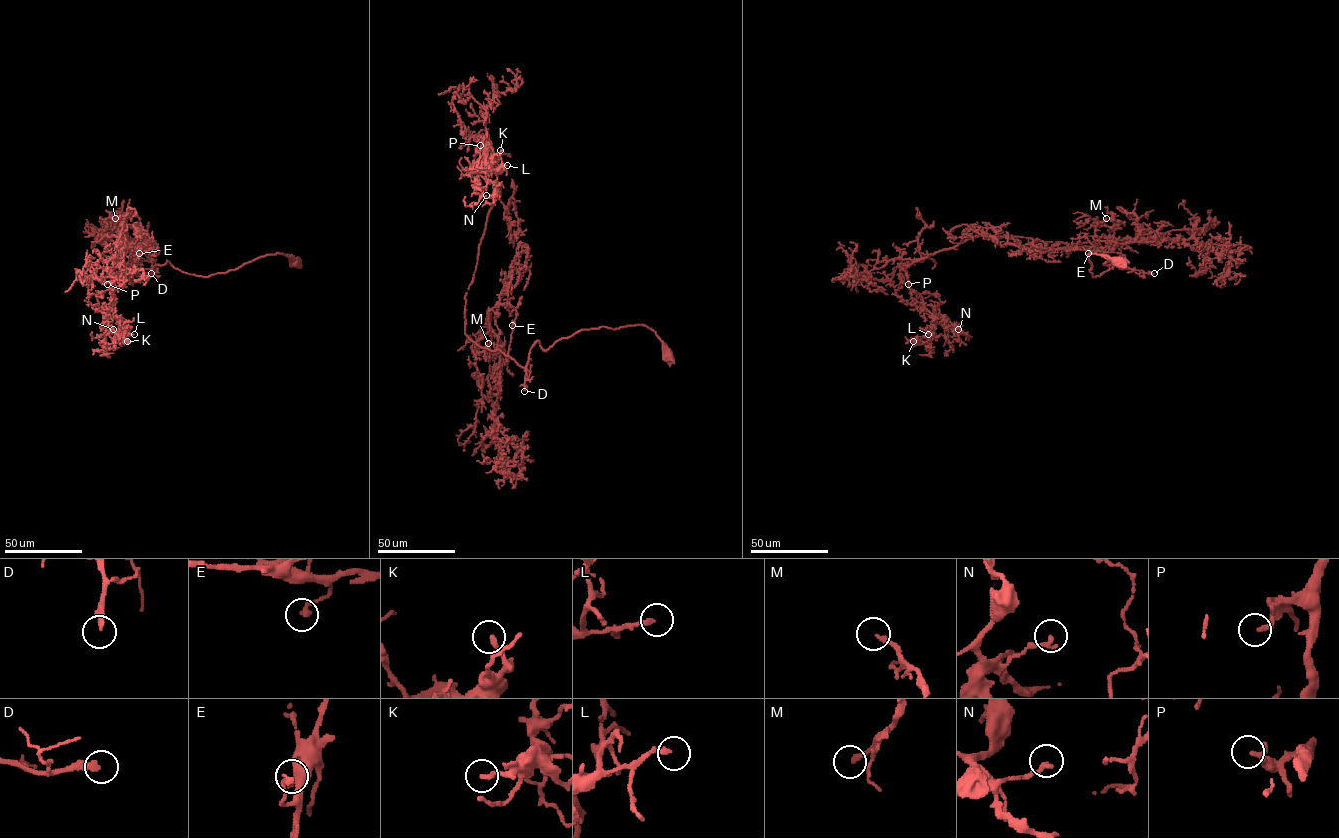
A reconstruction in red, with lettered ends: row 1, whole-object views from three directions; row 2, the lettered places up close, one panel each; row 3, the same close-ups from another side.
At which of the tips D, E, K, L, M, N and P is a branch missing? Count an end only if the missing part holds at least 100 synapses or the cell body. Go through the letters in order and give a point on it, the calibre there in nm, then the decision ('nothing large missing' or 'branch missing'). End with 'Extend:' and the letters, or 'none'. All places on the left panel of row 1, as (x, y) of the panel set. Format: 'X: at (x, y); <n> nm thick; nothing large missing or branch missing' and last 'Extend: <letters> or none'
D: at (151, 273); 280 nm thick; branch missing
E: at (139, 253); 220 nm thick; nothing large missing
K: at (127, 341); 220 nm thick; nothing large missing
L: at (134, 334); 200 nm thick; nothing large missing
M: at (115, 218); 200 nm thick; nothing large missing
N: at (113, 329); 200 nm thick; nothing large missing
P: at (107, 284); 240 nm thick; nothing large missing
Extend: D

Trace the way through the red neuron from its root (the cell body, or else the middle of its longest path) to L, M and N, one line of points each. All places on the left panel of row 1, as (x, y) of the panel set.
L: (295, 263), (134, 268), (103, 254), (141, 248), (127, 224), (111, 301), (134, 334)
M: (295, 263), (267, 254), (208, 277), (169, 261), (134, 268), (103, 254), (120, 239), (115, 218)
N: (295, 263), (134, 268), (103, 254), (141, 248), (127, 224), (113, 329)

